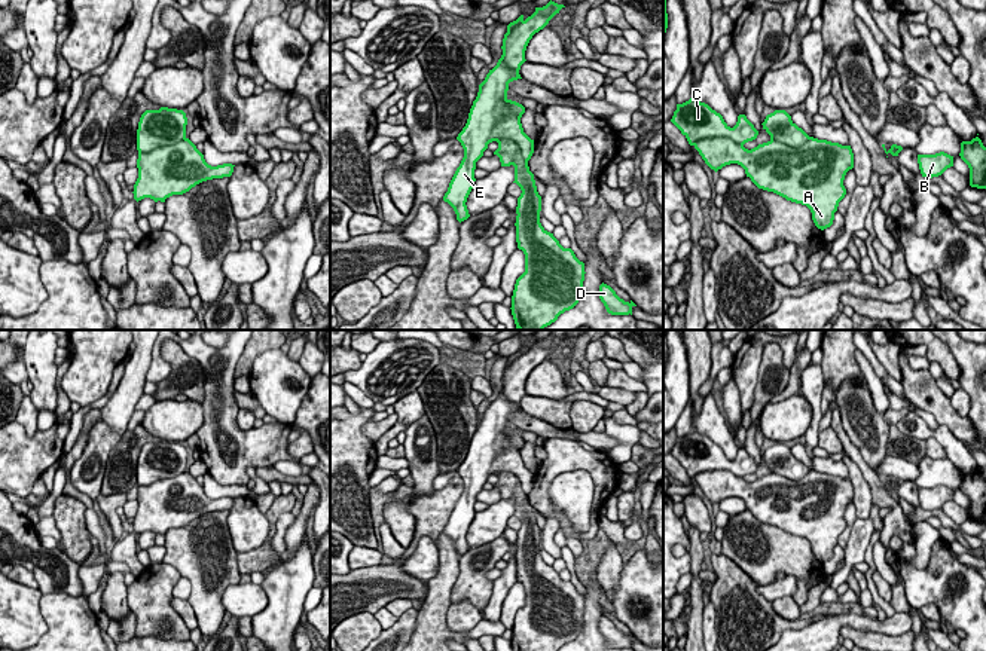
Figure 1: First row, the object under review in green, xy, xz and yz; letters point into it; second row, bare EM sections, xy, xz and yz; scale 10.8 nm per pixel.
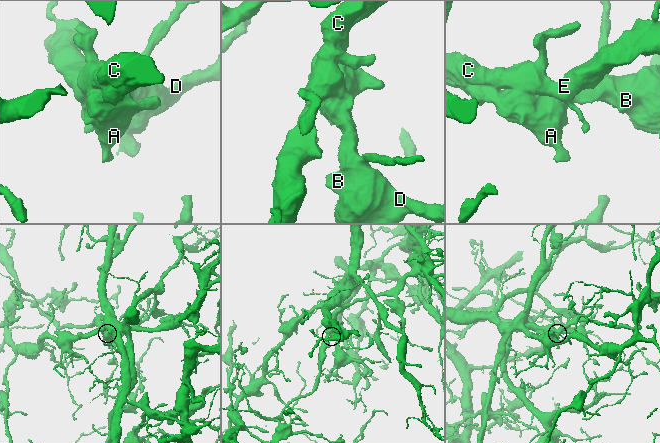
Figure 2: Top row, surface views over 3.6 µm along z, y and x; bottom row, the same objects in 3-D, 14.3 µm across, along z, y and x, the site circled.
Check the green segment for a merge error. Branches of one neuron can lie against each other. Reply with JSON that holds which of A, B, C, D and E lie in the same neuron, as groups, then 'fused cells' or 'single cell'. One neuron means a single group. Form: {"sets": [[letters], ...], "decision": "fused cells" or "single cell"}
{"sets": [["A", "B", "D"], ["C", "E"]], "decision": "fused cells"}

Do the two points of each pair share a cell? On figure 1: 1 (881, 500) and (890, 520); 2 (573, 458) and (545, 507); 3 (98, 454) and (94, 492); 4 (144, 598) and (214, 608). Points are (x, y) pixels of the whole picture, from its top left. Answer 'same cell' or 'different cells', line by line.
1: same cell
2: same cell
3: same cell
4: different cells

